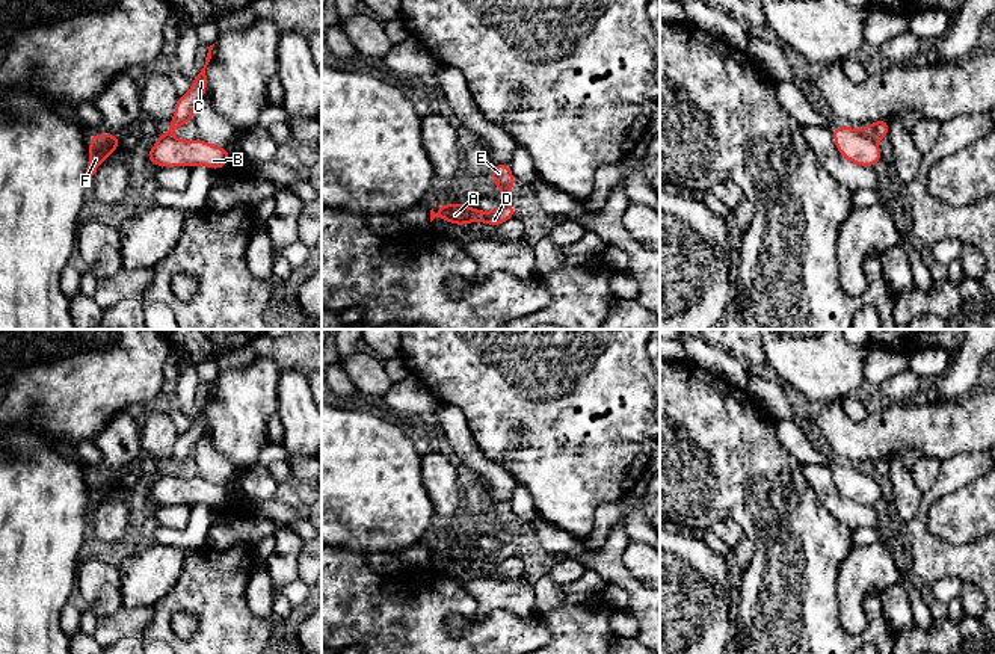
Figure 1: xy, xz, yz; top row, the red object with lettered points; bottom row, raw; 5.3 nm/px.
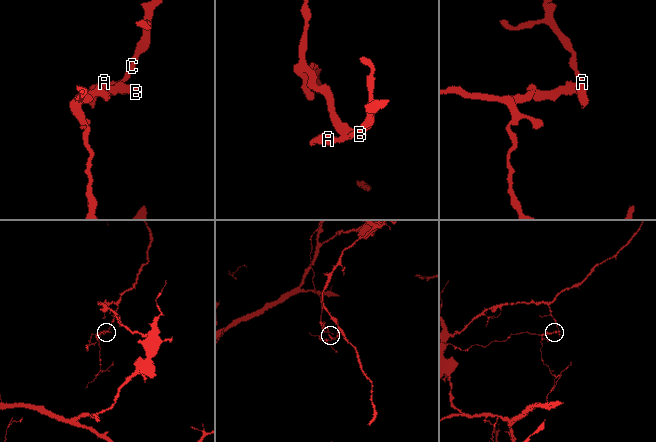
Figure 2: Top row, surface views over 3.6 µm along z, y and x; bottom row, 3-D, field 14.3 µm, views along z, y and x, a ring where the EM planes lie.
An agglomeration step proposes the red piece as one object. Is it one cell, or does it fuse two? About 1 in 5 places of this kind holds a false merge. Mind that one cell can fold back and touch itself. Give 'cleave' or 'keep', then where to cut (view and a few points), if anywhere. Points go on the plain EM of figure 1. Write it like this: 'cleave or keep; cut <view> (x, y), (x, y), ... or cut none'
cleave; cut yz (865, 467), (874, 478)

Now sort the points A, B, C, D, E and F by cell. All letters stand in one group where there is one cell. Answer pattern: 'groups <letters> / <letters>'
groups A C D F / B E

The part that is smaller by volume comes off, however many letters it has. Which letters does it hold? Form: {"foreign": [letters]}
{"foreign": ["B", "E"]}

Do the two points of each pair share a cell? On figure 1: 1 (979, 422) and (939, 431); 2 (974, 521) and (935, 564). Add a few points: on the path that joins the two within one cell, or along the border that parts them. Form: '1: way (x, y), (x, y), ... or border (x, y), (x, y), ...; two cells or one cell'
1: way (970, 425), (948, 429); one cell
2: border (927, 520), (933, 533), (953, 544), (979, 536); two cells

